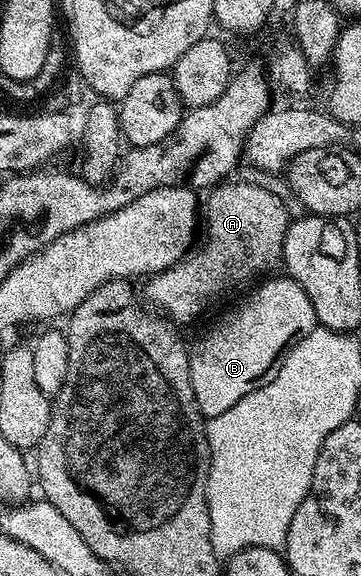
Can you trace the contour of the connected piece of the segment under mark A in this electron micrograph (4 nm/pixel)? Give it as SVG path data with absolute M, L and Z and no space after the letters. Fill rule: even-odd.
M222 182L208 193L209 196L203 200L203 232L205 228L205 241L201 248L194 247L177 264L170 268L163 269L159 273L150 275L144 281L145 296L154 304L152 307L158 313L164 314L174 325L189 324L192 320L197 320L209 308L209 303L216 296L221 296L224 292L229 292L232 288L237 288L240 284L245 284L248 280L256 281L260 272L265 272L268 268L278 267L281 260L281 251L285 234L291 223L291 215L285 209L285 204L278 197L276 191L263 189L261 185L246 184L237 182L229 184Z

